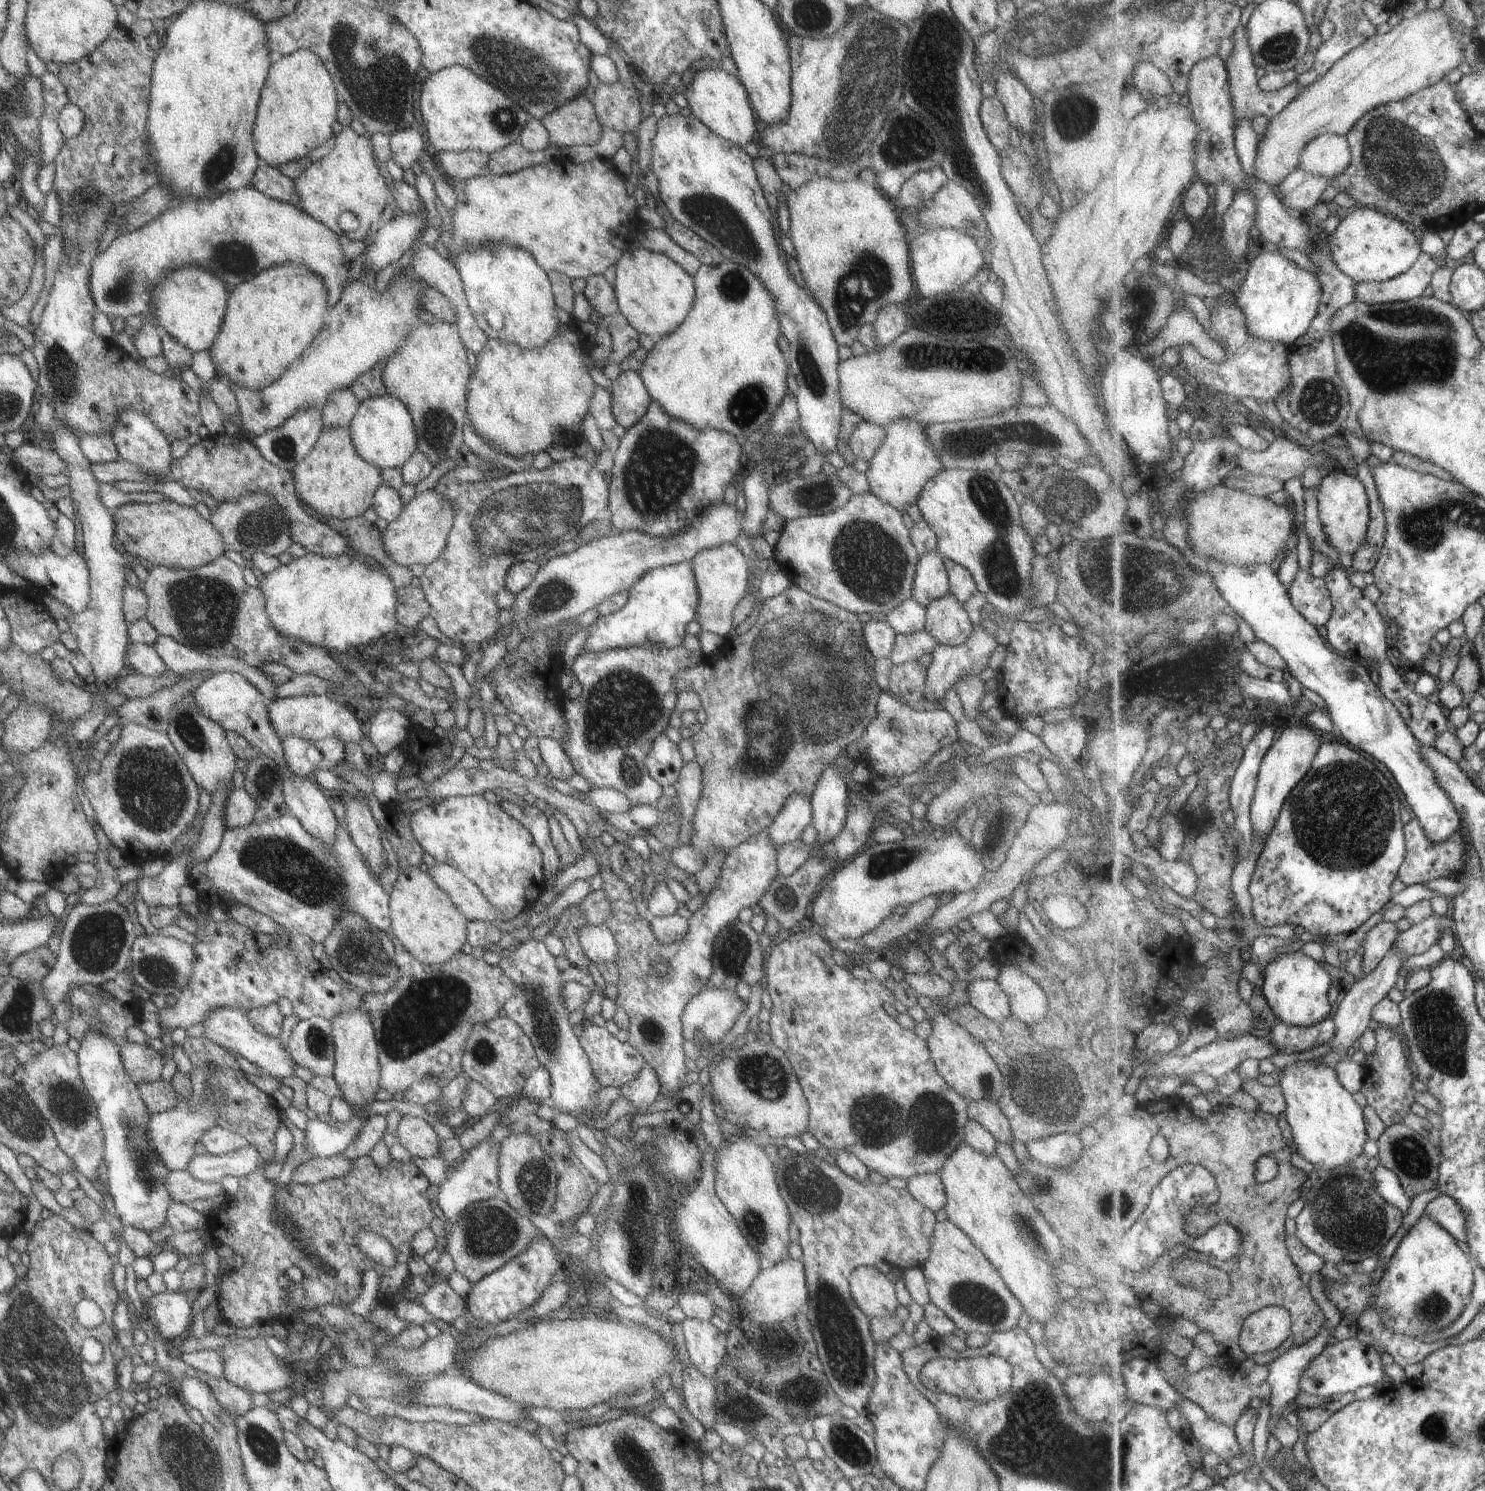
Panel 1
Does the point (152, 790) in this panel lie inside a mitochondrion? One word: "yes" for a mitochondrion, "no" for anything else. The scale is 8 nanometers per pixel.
yes

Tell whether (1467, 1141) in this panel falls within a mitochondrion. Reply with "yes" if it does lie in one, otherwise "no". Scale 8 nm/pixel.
no

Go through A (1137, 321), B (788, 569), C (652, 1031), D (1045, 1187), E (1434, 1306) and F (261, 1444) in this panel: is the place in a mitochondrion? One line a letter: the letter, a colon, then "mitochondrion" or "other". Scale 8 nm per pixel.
A: other
B: other
C: other
D: mitochondrion
E: mitochondrion
F: mitochondrion

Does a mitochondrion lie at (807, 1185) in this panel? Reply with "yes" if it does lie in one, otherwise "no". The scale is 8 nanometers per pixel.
yes

